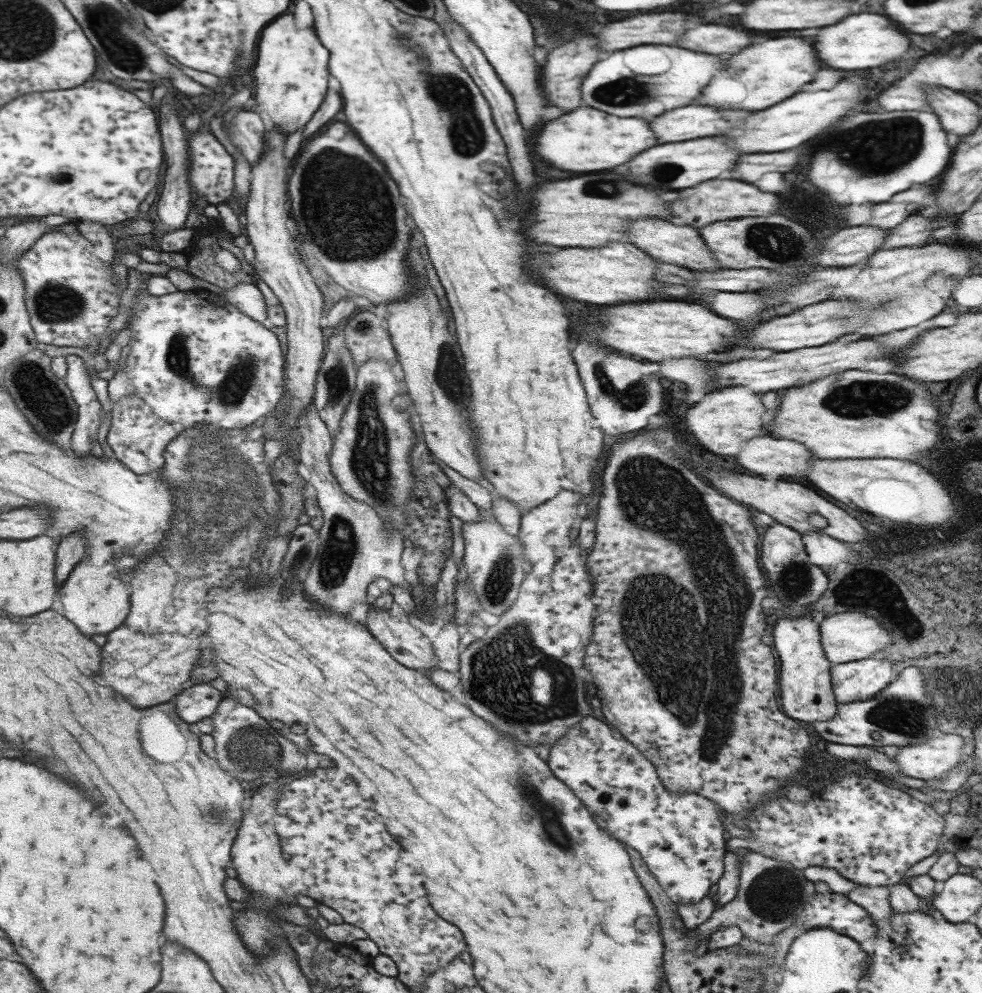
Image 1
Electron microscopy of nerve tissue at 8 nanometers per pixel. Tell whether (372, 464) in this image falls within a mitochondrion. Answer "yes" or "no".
yes

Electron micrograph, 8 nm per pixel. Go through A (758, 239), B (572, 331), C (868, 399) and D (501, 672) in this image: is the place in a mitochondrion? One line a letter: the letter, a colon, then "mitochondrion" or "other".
A: mitochondrion
B: other
C: mitochondrion
D: mitochondrion

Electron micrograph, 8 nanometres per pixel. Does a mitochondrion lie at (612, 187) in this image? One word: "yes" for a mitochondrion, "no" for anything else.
yes

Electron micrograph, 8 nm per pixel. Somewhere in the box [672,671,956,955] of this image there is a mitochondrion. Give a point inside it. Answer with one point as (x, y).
(775, 893)

